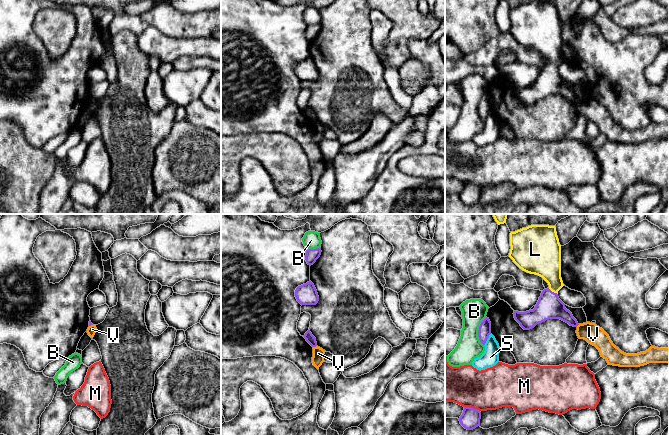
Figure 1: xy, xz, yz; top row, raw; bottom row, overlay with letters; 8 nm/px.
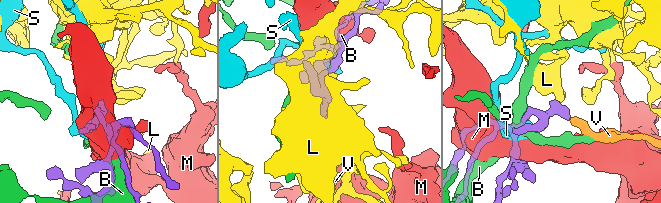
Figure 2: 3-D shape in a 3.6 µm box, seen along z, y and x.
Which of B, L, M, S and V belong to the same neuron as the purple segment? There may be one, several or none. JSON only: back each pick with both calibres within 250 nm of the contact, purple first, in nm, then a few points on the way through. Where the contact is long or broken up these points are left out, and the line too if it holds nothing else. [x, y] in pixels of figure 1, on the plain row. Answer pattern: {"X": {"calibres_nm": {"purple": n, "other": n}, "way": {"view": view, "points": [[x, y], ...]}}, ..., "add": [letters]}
{"L": {"calibres_nm": {"purple": 200, "other": 240}, "way": {"view": "yz", "points": [[549, 82], [549, 72], [553, 68], [553, 53], [545, 38]]}}, "add": ["L"]}

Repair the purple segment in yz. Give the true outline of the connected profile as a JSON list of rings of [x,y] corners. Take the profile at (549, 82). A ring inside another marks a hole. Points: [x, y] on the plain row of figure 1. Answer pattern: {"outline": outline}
{"outline": [[[531,1],[510,9],[509,33],[523,47],[542,53],[549,61],[544,65],[533,86],[526,88],[514,87],[514,94],[524,106],[530,106],[537,100],[549,95],[560,95],[570,102],[579,100],[572,89],[565,84],[565,80],[559,75],[558,67],[564,62],[561,54],[561,21],[555,2]]]}

